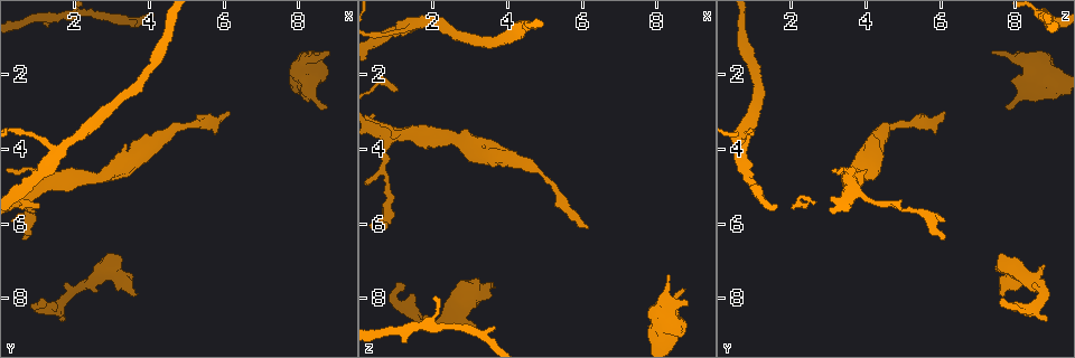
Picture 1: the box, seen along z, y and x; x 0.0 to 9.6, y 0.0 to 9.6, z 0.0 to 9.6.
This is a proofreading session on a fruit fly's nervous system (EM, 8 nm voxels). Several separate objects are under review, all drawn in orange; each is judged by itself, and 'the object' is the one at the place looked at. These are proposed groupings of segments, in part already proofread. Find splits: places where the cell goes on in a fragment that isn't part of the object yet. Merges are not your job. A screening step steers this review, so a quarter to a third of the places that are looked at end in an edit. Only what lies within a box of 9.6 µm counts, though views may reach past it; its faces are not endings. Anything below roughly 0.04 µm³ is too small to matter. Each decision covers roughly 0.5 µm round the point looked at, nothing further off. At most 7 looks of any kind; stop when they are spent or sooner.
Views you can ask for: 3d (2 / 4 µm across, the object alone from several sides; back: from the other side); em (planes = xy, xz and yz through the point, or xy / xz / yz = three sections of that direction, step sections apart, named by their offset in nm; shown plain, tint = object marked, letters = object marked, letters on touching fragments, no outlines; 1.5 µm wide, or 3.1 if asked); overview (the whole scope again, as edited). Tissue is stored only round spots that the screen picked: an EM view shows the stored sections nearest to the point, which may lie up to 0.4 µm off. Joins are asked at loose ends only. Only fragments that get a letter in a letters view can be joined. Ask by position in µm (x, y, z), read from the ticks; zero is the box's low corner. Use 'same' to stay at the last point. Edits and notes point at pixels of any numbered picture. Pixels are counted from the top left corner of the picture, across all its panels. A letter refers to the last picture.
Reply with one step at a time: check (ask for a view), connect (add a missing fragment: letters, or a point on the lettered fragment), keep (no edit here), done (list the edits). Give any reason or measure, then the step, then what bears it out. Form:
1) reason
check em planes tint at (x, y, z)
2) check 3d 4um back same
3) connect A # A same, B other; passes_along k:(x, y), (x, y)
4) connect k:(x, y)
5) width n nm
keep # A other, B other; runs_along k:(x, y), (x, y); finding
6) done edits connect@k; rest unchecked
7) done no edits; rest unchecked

check em planes letters at (1.65, 8.65, 8.85)

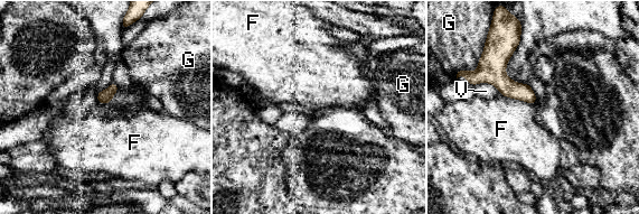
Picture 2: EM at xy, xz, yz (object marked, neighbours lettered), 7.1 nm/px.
width 100 nm
keep # F other, G other, V other; border 2:(500, 93), (534, 104); none of them fits

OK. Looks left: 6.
an open end
check em planes letters at (0.60, 6.40, 6.05)

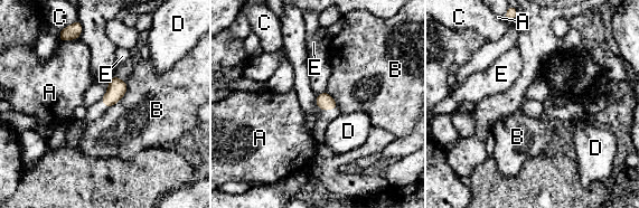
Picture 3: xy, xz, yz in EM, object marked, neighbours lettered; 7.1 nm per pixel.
width 120 nm
keep # A other, B other, C other, D other, E other; border 3:(127, 83), (124, 95), (107, 109); none of them fits

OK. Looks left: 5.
branch stops here
check em planes tint at (8.85, 1.40, 8.15)

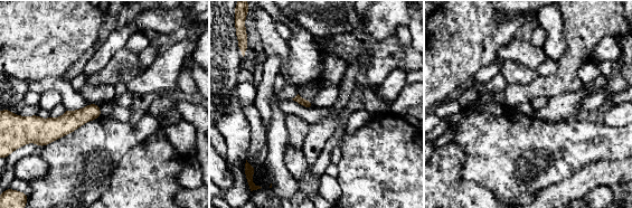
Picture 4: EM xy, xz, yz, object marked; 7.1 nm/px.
check em planes letters same

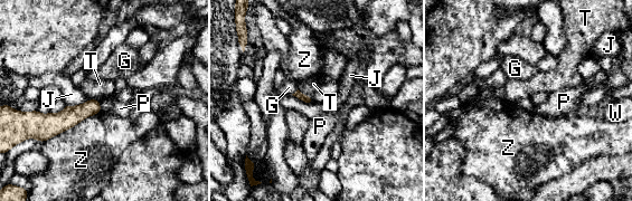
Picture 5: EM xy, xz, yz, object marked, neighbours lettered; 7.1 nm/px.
keep # G other, J other, P other, T other, W other, Z other; border 5:(88, 98), (76, 105), (67, 105); no lettered fragment goes on from it

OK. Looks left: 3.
done no edits; rest unchecked

